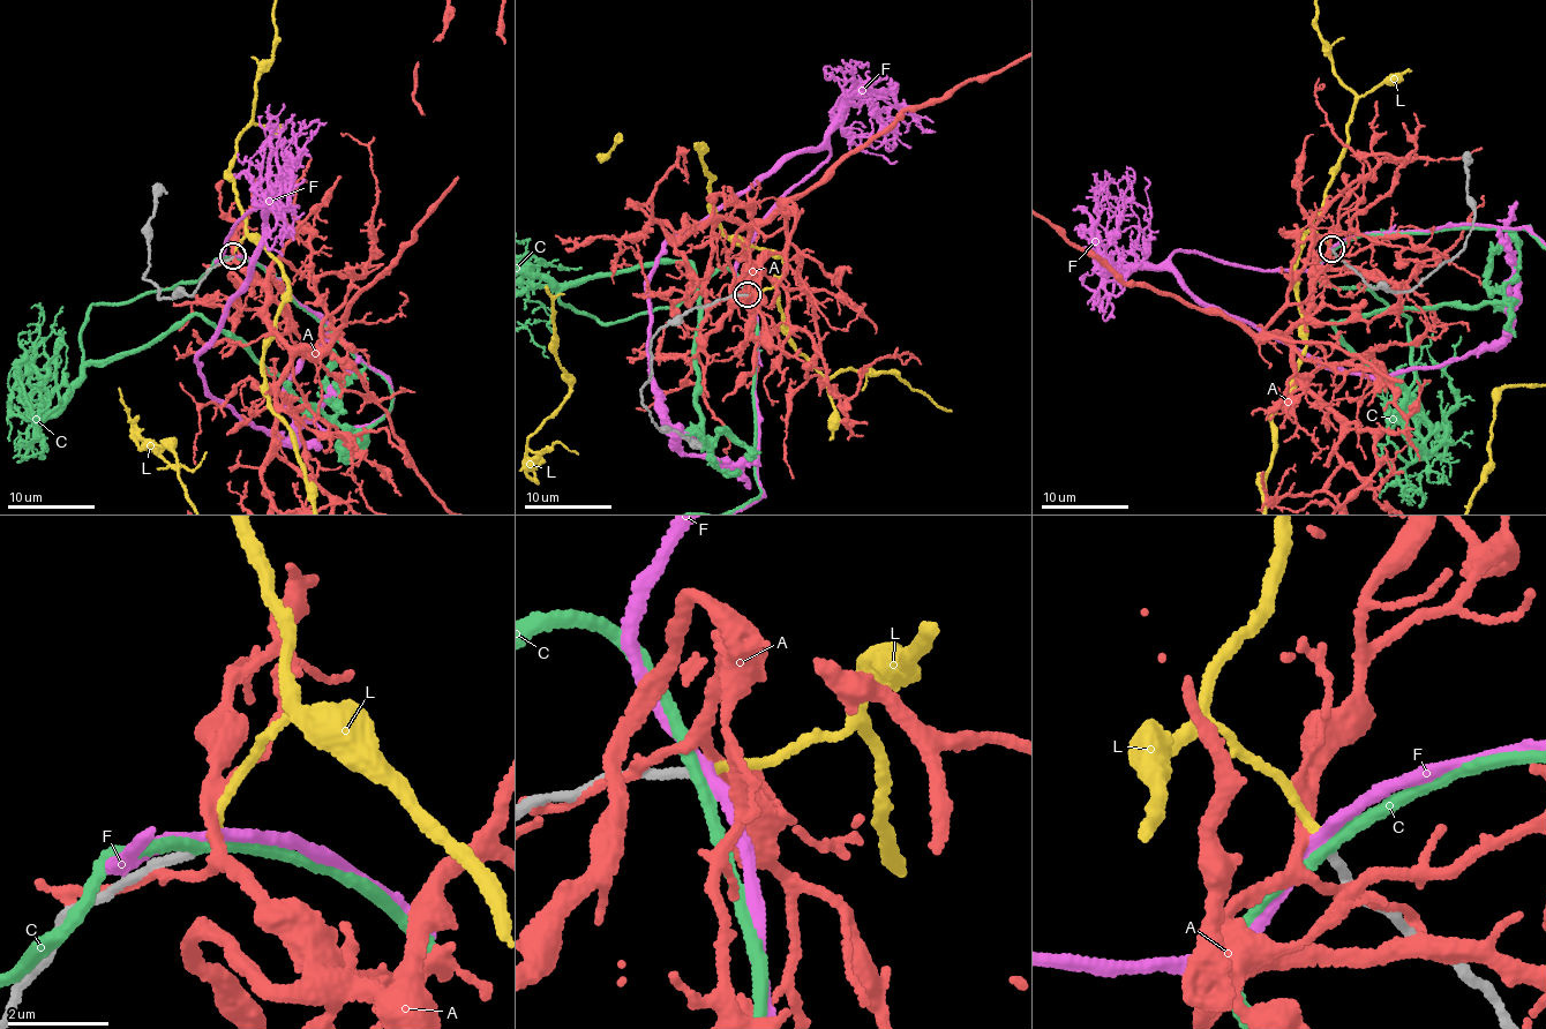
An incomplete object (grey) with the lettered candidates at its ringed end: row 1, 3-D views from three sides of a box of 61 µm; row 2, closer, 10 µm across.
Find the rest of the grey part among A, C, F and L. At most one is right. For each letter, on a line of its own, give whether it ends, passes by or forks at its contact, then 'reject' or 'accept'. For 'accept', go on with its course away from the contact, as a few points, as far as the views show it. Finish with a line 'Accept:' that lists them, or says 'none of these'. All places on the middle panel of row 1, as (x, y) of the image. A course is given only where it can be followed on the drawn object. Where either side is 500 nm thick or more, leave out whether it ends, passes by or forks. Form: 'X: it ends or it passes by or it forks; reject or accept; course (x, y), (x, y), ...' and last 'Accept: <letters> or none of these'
A: it forks; reject
C: it passes by; reject
F: it passes by; reject
L: it ends; accept
Accept: L

